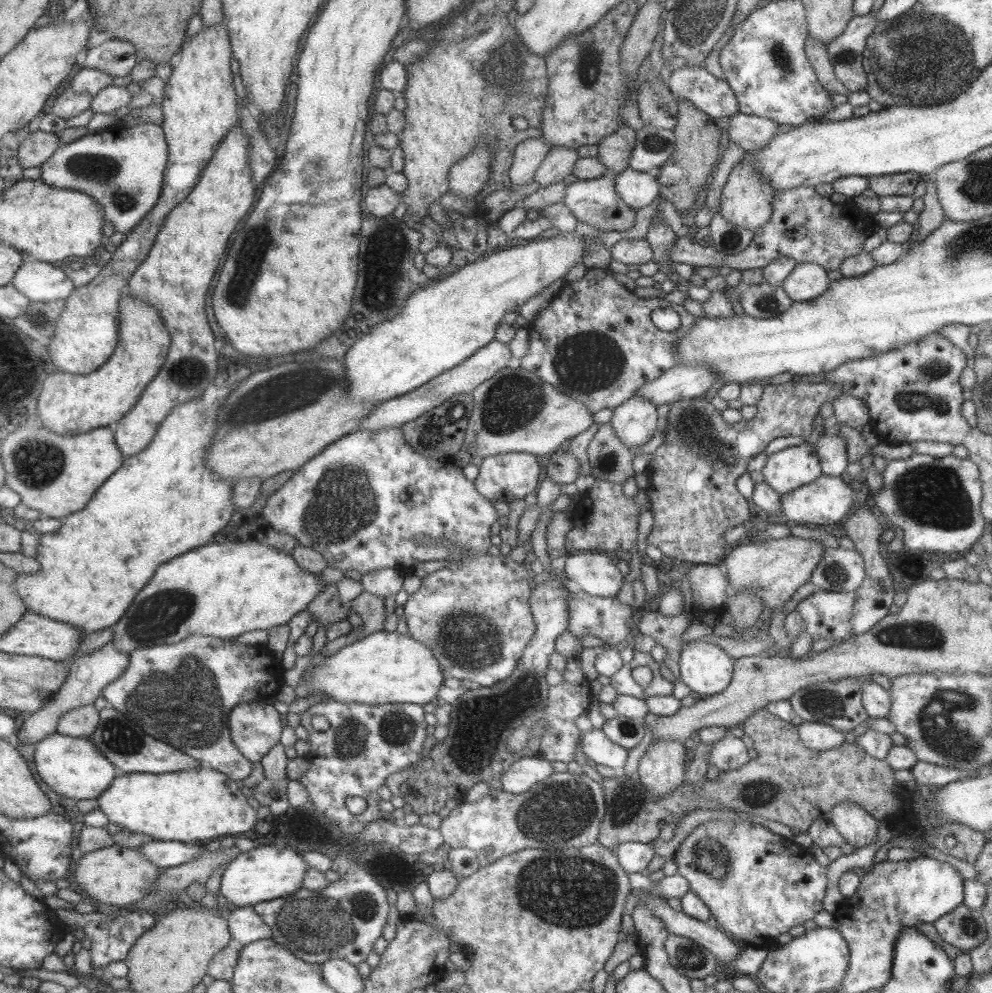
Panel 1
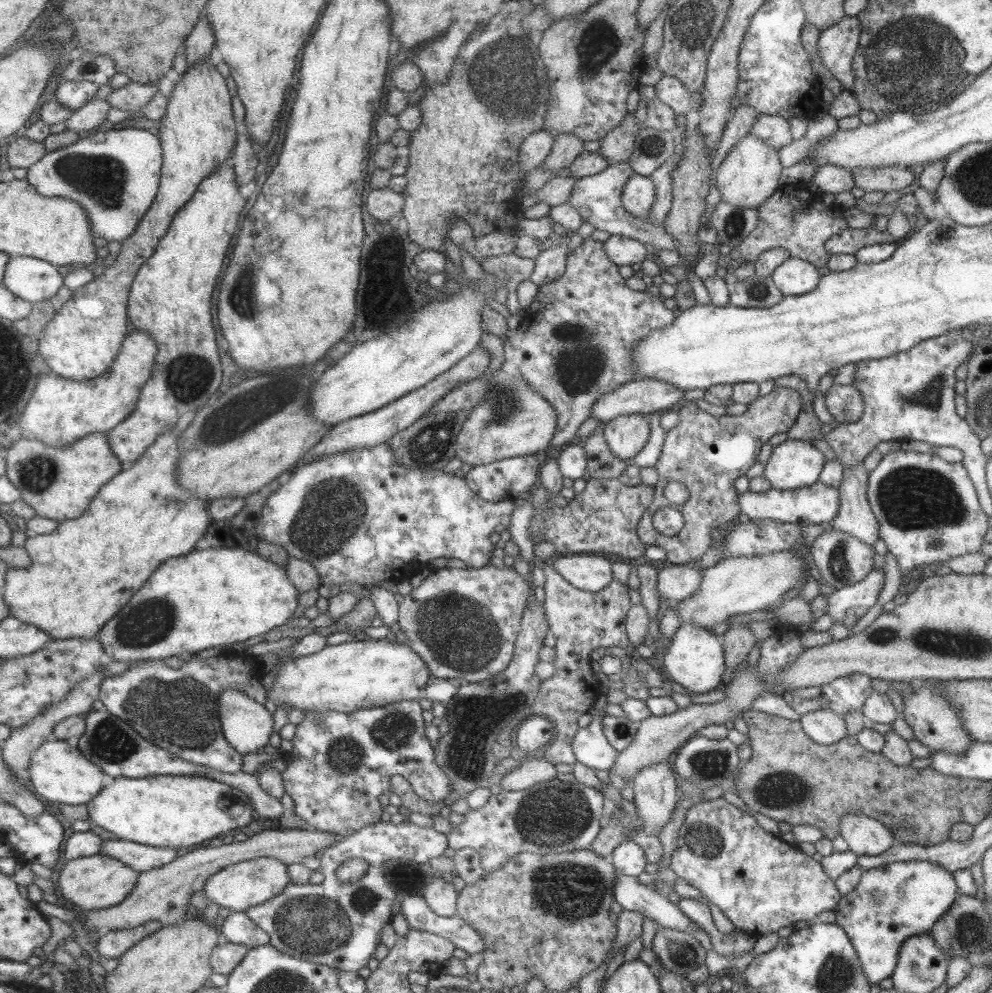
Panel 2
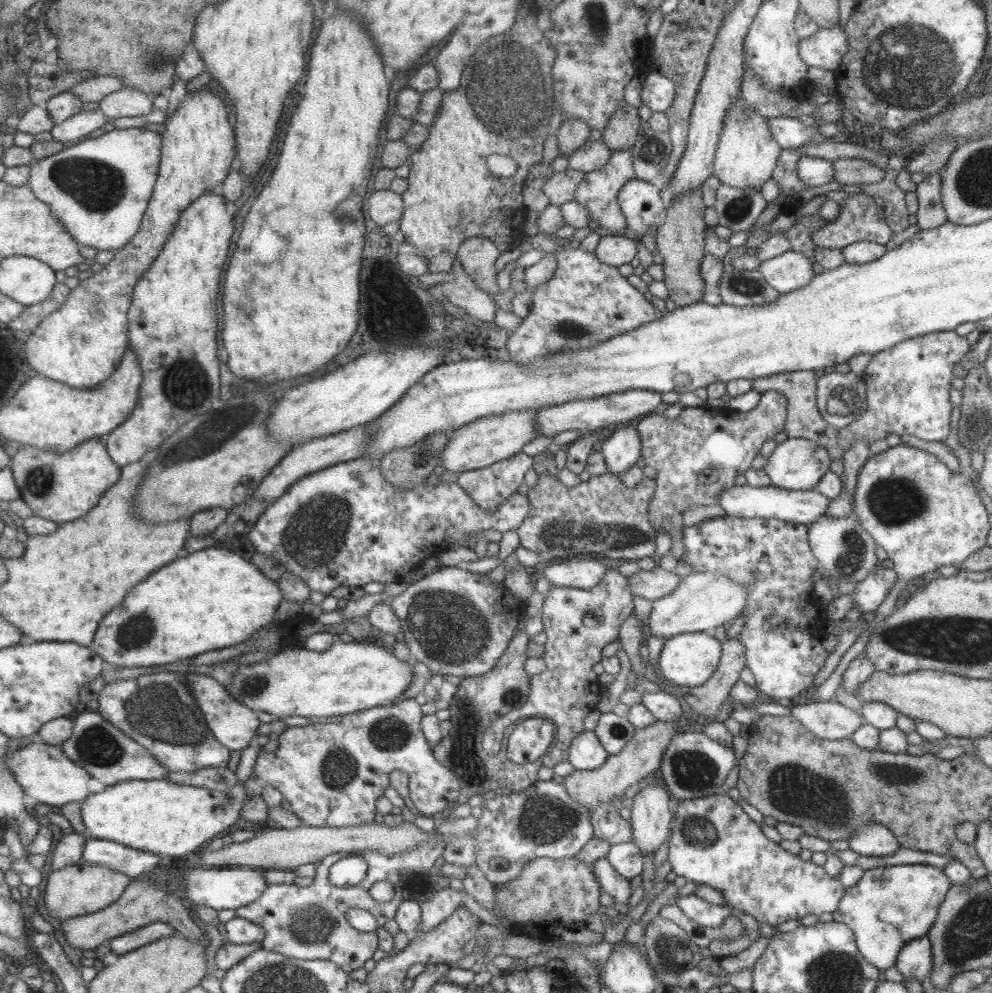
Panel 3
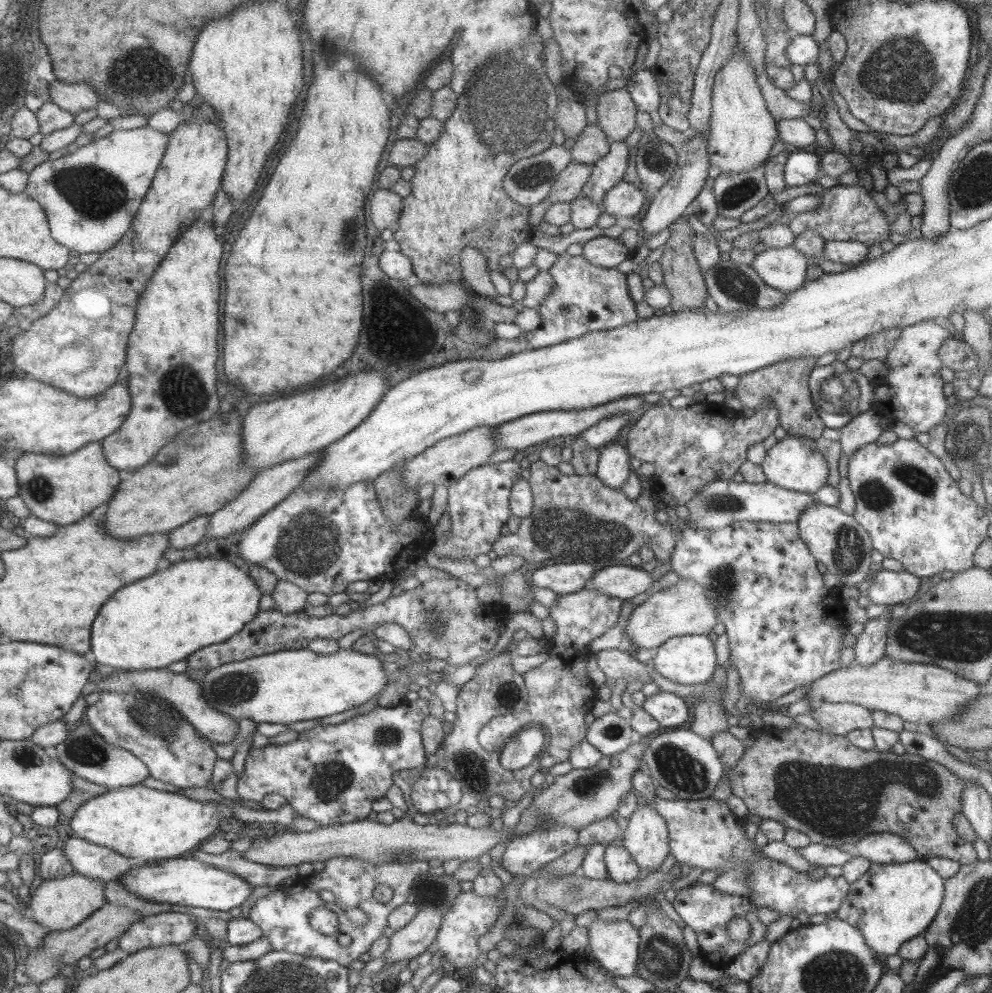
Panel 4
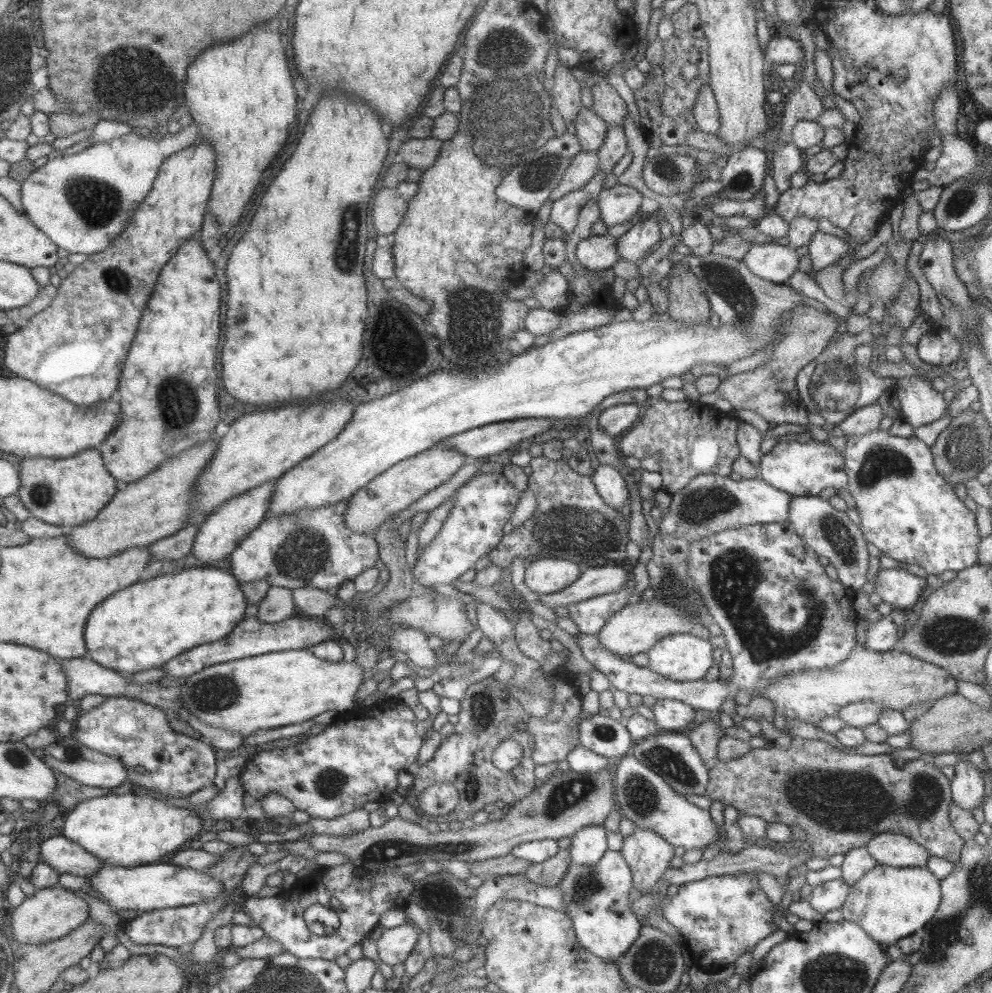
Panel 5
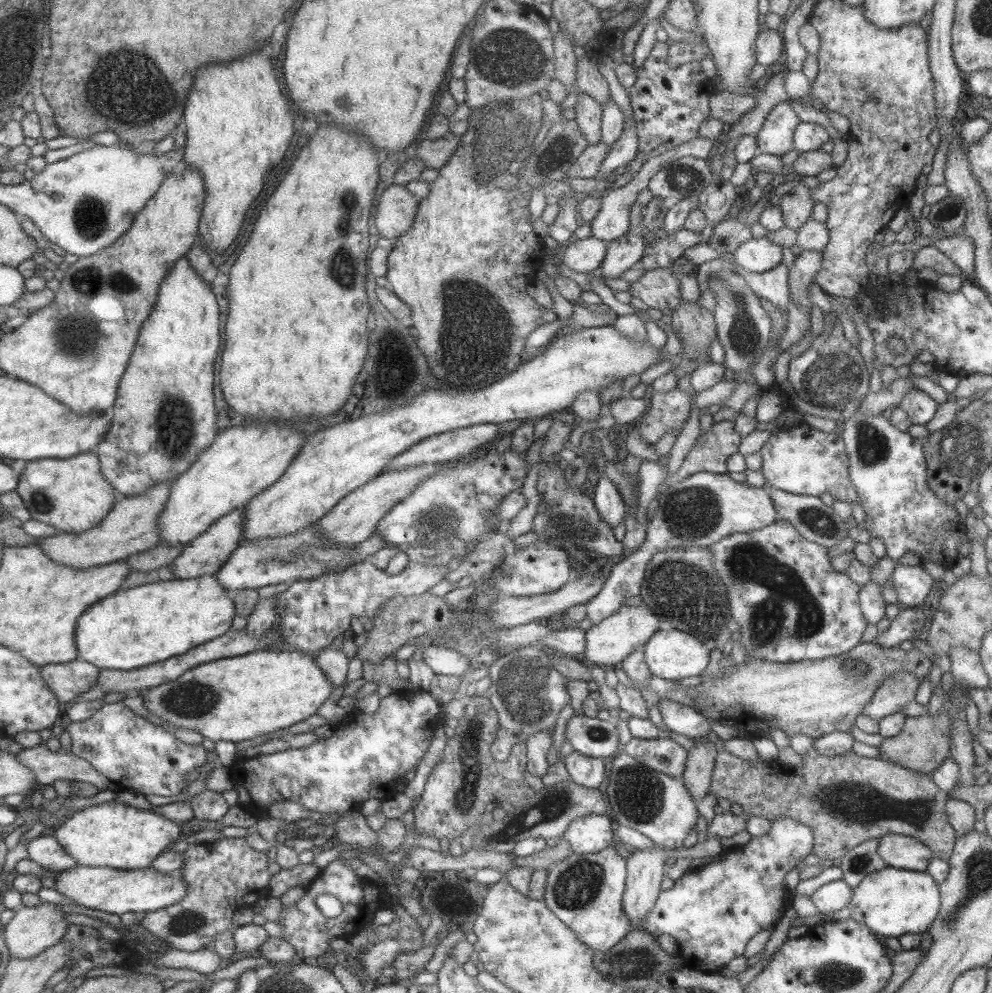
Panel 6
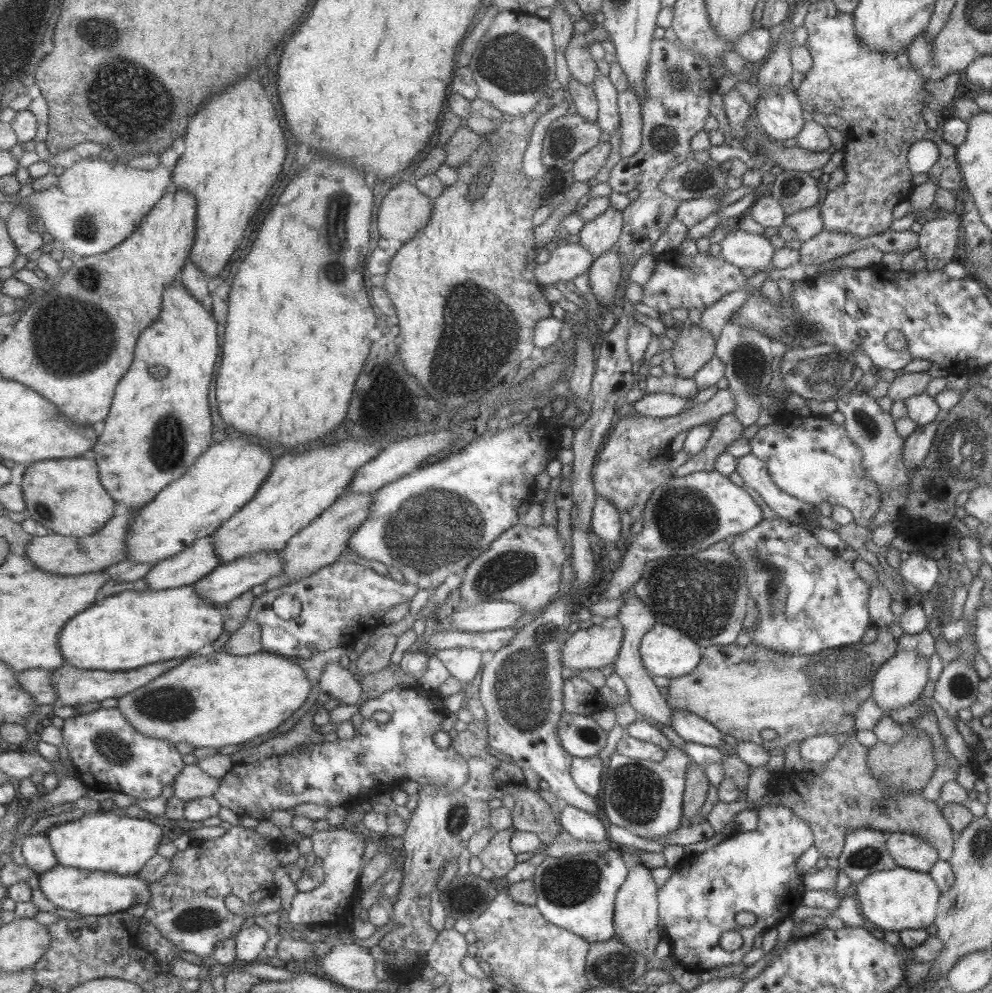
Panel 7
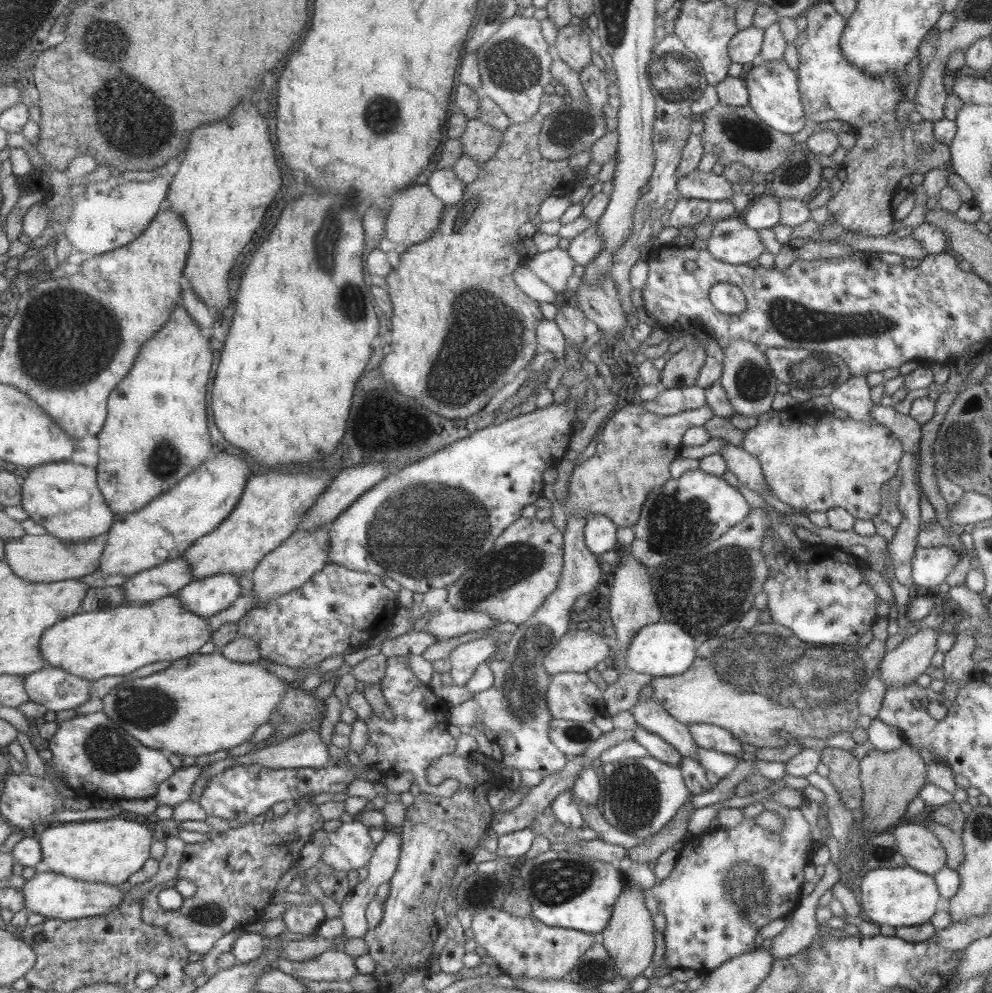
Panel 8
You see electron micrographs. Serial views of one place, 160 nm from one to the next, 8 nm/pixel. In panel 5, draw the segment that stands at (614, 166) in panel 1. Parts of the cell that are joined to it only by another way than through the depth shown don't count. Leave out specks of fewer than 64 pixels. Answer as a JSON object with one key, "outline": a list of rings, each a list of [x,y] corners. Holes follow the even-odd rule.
{"outline":[[[605,80],[597,82],[589,88],[592,94],[592,109],[595,114],[600,116],[607,126],[622,126],[621,122],[627,113],[627,108],[617,92]]]}

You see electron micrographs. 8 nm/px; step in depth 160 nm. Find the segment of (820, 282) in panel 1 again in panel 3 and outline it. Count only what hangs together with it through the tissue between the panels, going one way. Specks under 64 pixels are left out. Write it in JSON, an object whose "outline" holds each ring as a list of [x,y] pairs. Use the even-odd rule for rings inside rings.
{"outline":[[[789,249],[761,261],[757,269],[765,283],[782,295],[809,284],[814,275],[811,263],[805,255]]]}

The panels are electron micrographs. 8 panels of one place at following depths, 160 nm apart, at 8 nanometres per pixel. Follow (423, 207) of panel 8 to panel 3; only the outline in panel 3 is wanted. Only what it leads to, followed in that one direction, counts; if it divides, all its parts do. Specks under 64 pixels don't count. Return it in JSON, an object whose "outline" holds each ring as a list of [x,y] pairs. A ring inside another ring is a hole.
{"outline":[[[389,189],[376,190],[367,198],[367,214],[381,227],[387,222],[398,221],[404,207],[401,195]]]}

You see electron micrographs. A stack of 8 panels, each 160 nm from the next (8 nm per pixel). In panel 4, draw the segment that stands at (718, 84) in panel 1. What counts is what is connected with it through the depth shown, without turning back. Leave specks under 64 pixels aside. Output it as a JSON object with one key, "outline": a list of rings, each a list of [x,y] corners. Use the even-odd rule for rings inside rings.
{"outline":[[[644,69],[635,72],[624,88],[630,94],[638,111],[649,113],[657,110],[660,94],[657,89],[657,81],[650,70]]]}

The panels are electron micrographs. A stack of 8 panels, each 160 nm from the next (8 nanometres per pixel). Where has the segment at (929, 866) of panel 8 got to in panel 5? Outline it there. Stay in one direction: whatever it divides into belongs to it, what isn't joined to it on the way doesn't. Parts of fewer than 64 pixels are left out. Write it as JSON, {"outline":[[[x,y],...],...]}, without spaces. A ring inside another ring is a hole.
{"outline":[[[890,832],[877,833],[865,848],[878,862],[885,866],[925,867],[930,854],[913,839]]]}

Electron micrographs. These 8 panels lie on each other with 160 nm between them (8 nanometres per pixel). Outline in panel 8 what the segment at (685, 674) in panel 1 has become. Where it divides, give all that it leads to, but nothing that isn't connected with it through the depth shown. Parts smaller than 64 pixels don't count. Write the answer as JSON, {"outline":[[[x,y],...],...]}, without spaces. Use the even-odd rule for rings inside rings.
{"outline":[[[669,622],[645,624],[627,644],[623,655],[623,664],[629,671],[649,674],[649,676],[675,676],[685,672],[695,658],[697,644],[695,640],[677,626]]]}

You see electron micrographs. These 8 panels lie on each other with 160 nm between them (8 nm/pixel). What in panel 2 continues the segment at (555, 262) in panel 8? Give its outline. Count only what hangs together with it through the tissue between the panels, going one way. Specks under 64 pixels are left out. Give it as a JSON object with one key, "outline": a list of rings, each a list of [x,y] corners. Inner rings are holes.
{"outline":[[[612,234],[602,242],[603,252],[617,266],[627,266],[641,262],[647,254],[645,245],[638,240]]]}

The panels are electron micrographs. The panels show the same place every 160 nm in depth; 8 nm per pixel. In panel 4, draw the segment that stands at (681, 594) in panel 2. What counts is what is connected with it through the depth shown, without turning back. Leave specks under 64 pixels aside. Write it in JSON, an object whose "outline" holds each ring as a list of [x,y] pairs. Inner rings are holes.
{"outline":[[[607,566],[597,570],[584,584],[585,590],[596,590],[601,594],[620,598],[622,601],[631,599],[641,592],[654,592],[657,581],[652,581],[649,571],[641,567]]]}

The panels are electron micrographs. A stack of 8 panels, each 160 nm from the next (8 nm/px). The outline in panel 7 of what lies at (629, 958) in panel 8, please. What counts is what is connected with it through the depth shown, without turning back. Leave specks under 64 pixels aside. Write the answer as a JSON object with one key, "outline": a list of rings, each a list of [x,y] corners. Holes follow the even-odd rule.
{"outline":[[[642,863],[629,868],[629,872],[614,898],[612,938],[618,938],[623,944],[632,948],[633,952],[640,952],[643,957],[648,959],[652,959],[655,946],[662,937],[662,934],[657,931],[657,920],[659,919],[657,889],[648,868],[644,867]]]}

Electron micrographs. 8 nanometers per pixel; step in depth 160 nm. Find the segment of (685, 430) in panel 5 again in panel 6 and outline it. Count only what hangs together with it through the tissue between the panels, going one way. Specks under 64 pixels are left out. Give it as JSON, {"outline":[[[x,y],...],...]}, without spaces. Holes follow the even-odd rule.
{"outline":[[[677,386],[665,392],[653,391],[649,412],[636,421],[639,434],[647,445],[653,444],[667,431],[679,432],[689,415],[691,397]],[[731,421],[712,423],[707,432],[699,432],[698,438],[676,470],[675,479],[685,480],[699,471],[728,473],[726,458],[737,453],[740,438]]]}

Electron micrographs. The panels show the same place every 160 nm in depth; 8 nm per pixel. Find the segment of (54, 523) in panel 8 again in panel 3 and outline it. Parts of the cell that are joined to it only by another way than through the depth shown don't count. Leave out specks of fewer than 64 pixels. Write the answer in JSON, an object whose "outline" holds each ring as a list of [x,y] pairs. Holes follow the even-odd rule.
{"outline":[[[102,438],[81,443],[61,456],[27,446],[19,450],[13,458],[14,476],[21,488],[21,500],[30,507],[34,515],[59,524],[88,516],[109,489],[121,481],[121,468],[112,459]]]}

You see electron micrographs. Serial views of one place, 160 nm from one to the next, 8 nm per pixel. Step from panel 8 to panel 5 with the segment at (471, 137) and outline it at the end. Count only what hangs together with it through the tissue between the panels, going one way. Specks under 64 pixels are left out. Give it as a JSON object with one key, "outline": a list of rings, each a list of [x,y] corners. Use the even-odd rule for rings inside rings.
{"outline":[[[410,138],[404,143],[398,143],[397,159],[403,160],[410,168],[424,171],[429,168],[437,158],[442,147],[442,141],[435,138]]]}

